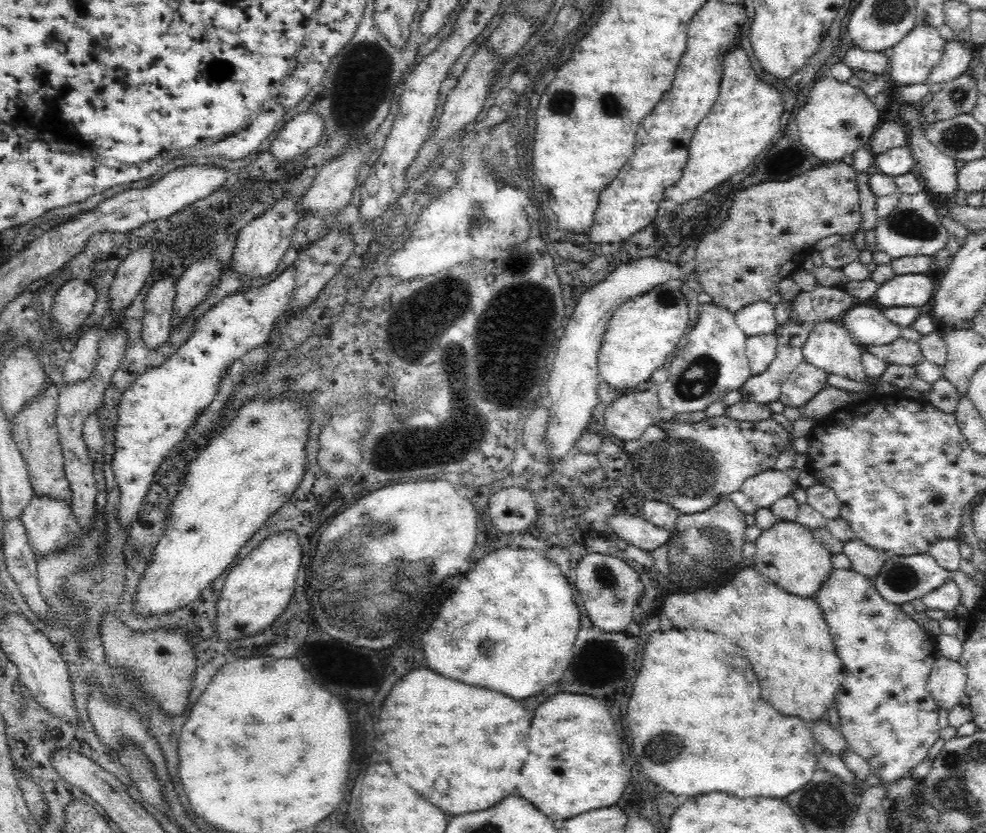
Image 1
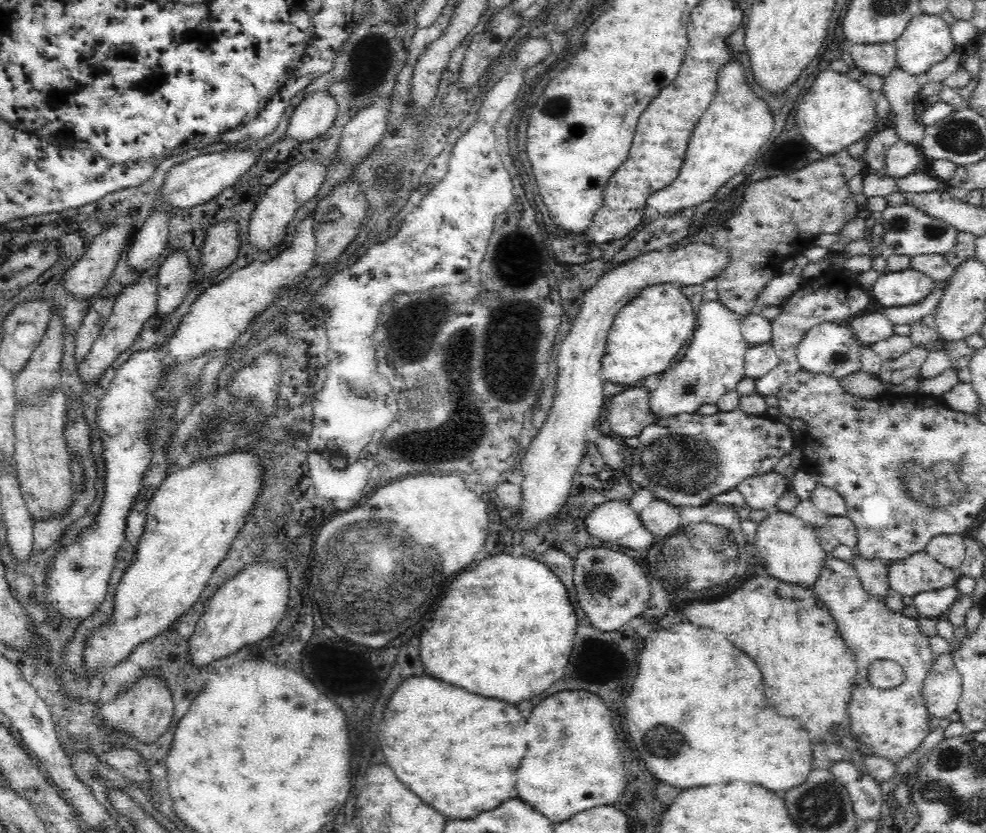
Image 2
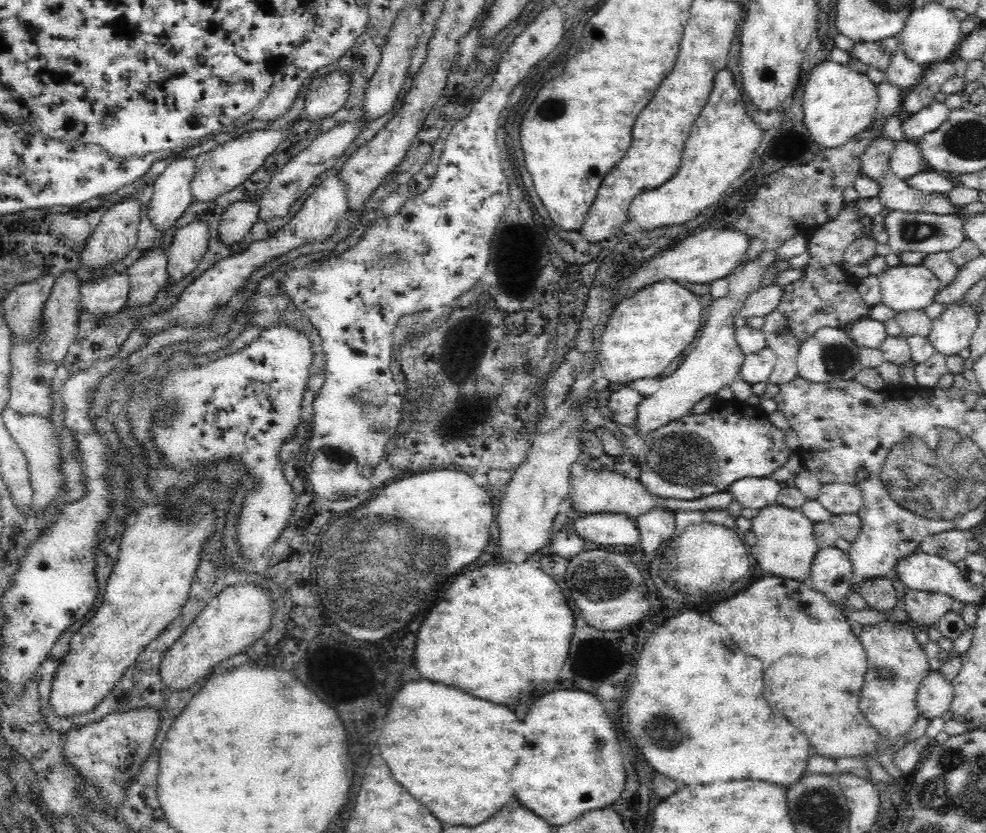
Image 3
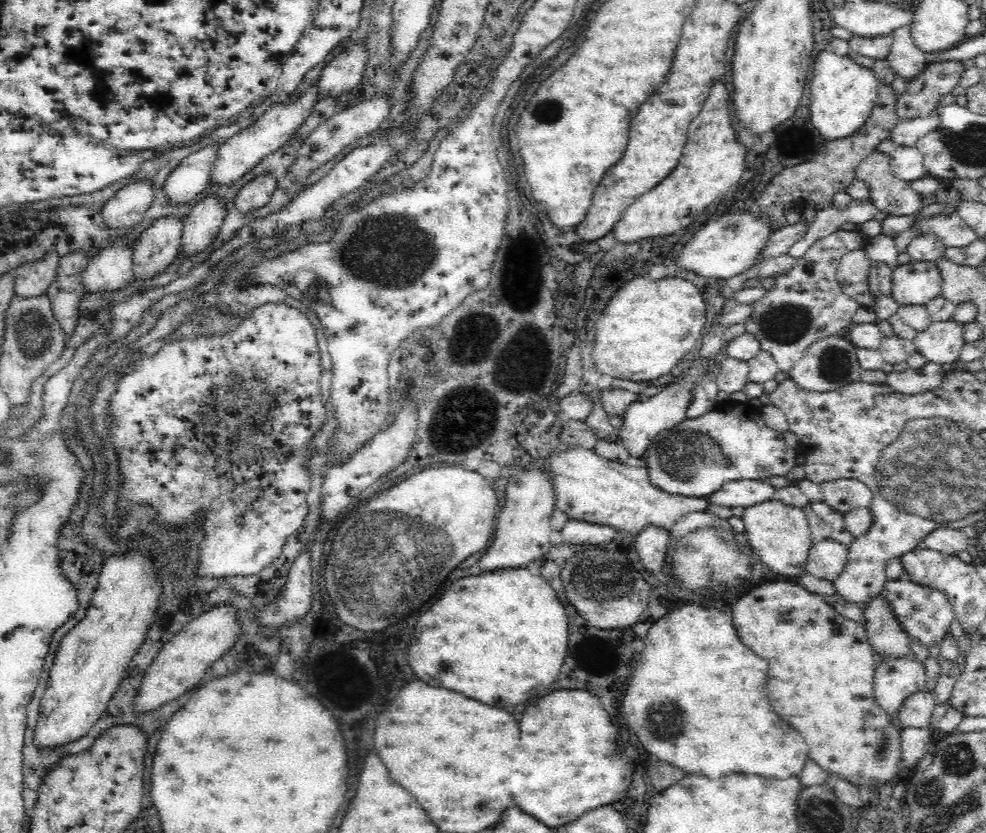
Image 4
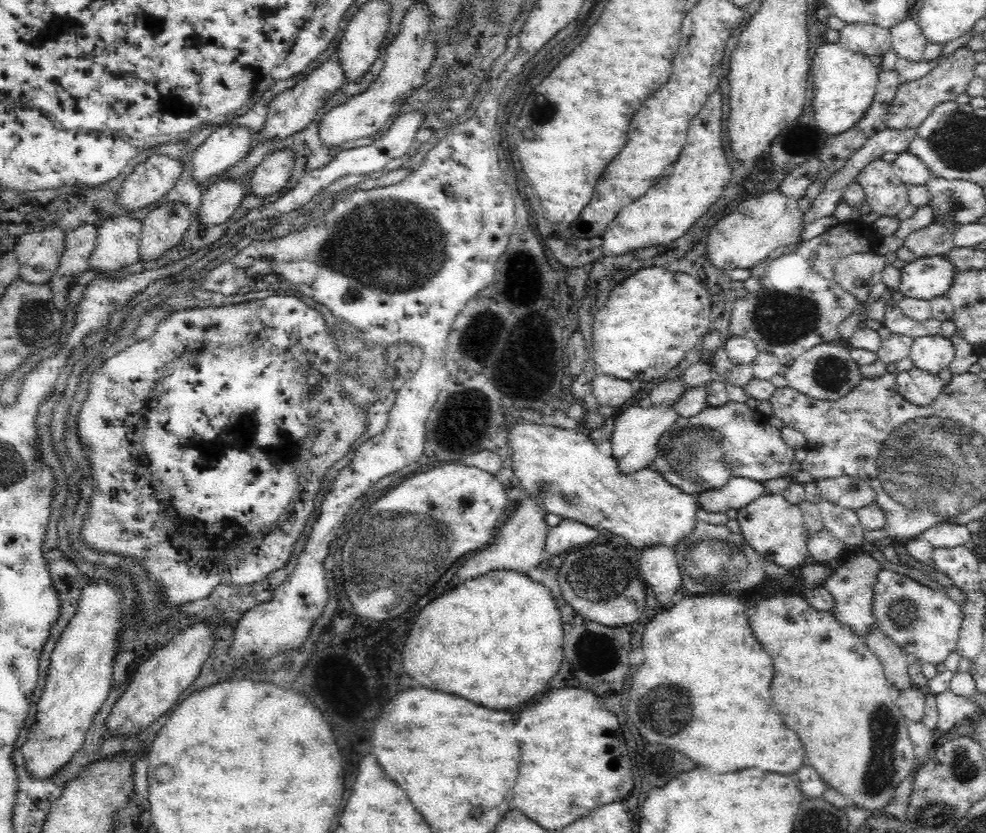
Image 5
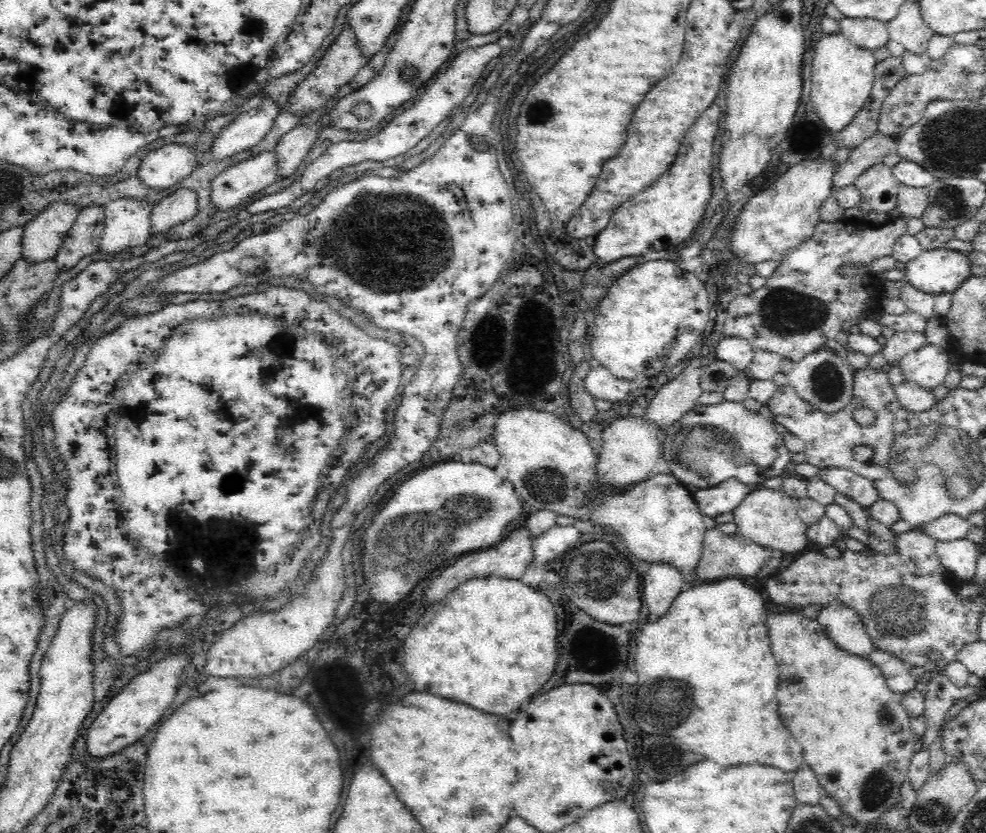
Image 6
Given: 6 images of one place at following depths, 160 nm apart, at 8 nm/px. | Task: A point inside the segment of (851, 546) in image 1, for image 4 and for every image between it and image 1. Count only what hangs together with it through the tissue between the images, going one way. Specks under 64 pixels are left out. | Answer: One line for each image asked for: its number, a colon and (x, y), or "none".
2: (873, 574)
3: (879, 592)
4: (885, 634)

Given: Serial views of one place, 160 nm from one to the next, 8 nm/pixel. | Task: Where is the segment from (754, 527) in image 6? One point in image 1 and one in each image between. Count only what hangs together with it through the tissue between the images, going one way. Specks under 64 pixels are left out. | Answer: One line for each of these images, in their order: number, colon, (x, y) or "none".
1: (787, 553)
2: (787, 548)
3: (786, 545)
4: (778, 533)
5: (773, 527)

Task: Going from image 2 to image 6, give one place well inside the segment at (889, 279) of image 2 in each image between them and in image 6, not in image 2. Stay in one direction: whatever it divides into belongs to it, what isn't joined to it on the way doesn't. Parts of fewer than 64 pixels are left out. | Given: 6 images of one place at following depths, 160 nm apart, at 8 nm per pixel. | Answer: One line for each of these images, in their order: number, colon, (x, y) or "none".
3: (903, 288)
4: (916, 283)
5: (926, 278)
6: (934, 272)

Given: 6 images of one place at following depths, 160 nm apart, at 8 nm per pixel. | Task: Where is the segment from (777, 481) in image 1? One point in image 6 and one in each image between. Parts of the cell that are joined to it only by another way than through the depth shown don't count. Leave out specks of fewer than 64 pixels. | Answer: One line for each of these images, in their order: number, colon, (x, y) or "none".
2: (761, 492)
3: (756, 493)
4: (745, 493)
5: (739, 491)
6: (726, 497)

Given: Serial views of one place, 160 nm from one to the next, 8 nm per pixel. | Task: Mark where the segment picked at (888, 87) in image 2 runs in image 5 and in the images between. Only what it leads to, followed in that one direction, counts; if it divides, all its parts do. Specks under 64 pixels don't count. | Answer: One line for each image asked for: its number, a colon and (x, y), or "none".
3: (903, 73)
4: (905, 59)
5: (908, 43)

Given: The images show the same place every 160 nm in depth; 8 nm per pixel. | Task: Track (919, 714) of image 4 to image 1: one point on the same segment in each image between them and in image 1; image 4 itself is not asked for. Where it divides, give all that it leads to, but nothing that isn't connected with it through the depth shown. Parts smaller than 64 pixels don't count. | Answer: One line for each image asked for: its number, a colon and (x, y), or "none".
1: (946, 683)
2: (942, 688)
3: (935, 693)

